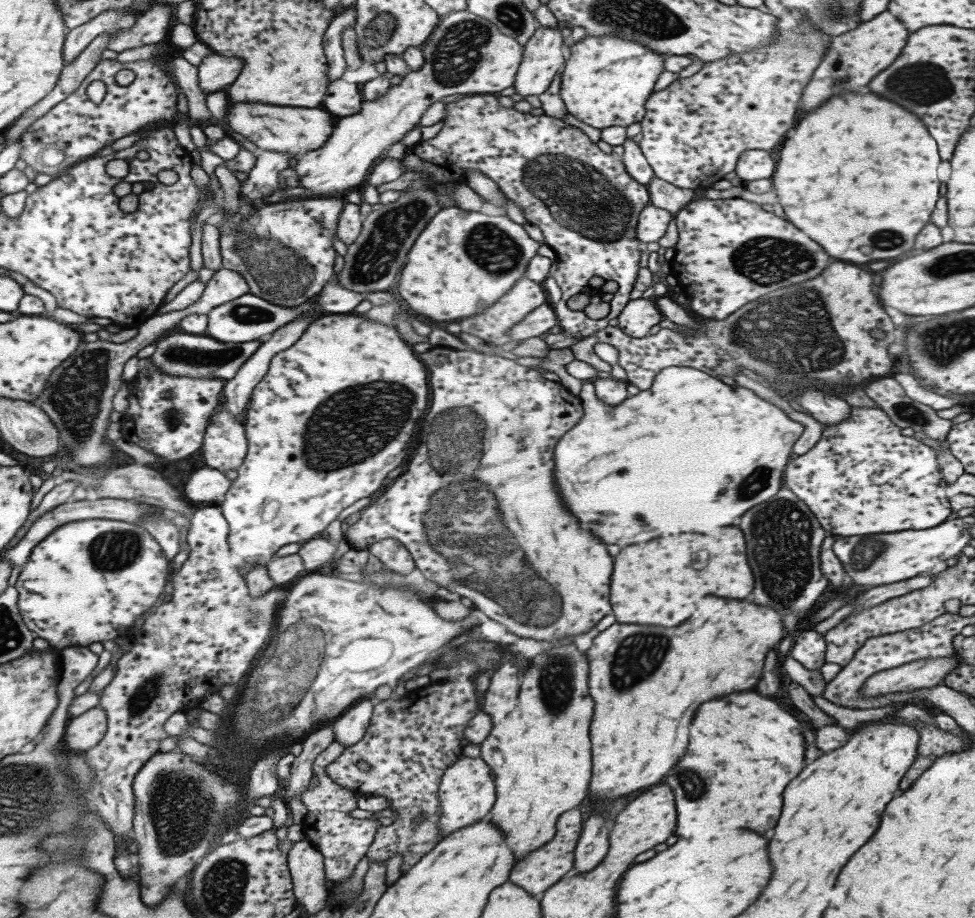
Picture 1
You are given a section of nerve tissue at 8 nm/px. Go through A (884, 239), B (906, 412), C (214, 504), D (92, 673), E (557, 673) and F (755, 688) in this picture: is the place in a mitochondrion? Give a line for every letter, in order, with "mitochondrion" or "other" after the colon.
A: mitochondrion
B: mitochondrion
C: other
D: other
E: mitochondrion
F: other

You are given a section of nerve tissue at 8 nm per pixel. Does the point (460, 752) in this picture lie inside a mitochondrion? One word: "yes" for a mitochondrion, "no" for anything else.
no

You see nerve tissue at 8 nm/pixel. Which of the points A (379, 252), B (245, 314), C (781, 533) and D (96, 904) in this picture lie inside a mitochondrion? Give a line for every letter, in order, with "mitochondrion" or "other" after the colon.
A: mitochondrion
B: mitochondrion
C: mitochondrion
D: other

